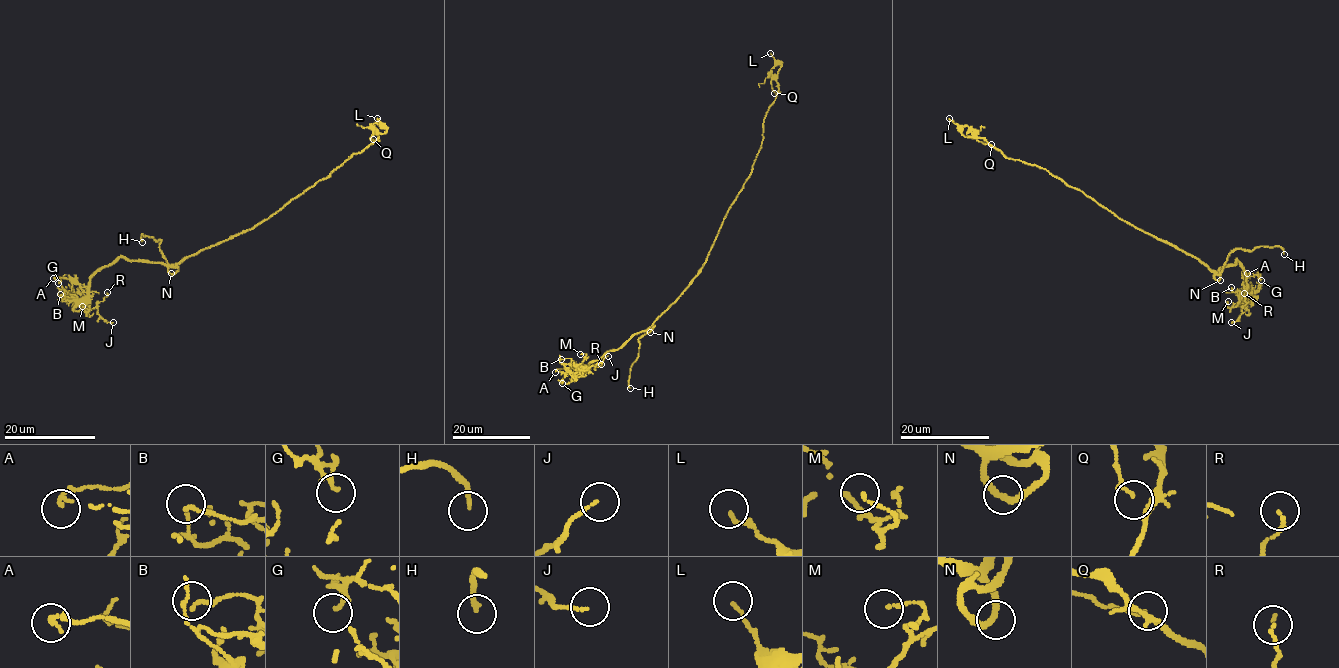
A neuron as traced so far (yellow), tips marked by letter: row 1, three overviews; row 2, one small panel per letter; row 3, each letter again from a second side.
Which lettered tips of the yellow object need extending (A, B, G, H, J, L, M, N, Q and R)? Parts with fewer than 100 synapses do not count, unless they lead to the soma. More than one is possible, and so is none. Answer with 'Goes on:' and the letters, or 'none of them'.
Goes on: H

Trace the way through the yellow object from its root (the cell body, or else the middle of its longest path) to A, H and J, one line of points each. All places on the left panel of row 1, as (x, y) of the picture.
A: (261, 222), (171, 265), (120, 257), (96, 272), (87, 289), (65, 277), (53, 278)
H: (261, 222), (187, 256), (173, 267), (159, 248), (160, 240), (142, 234), (142, 242)
J: (261, 222), (178, 263), (120, 257), (102, 267), (90, 278), (89, 307), (113, 322)

